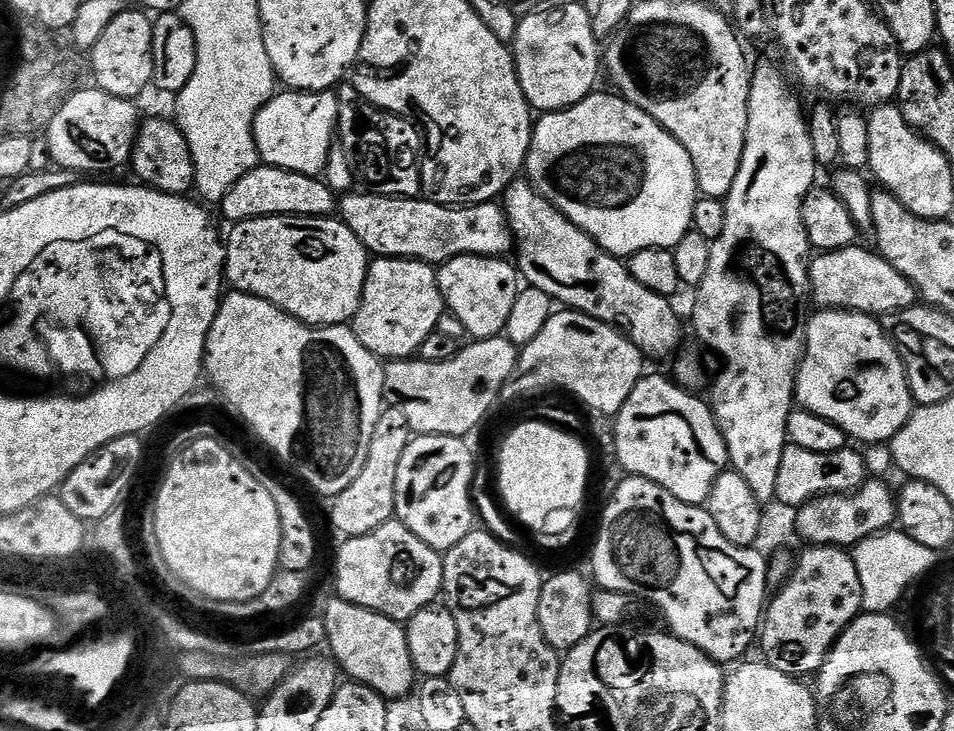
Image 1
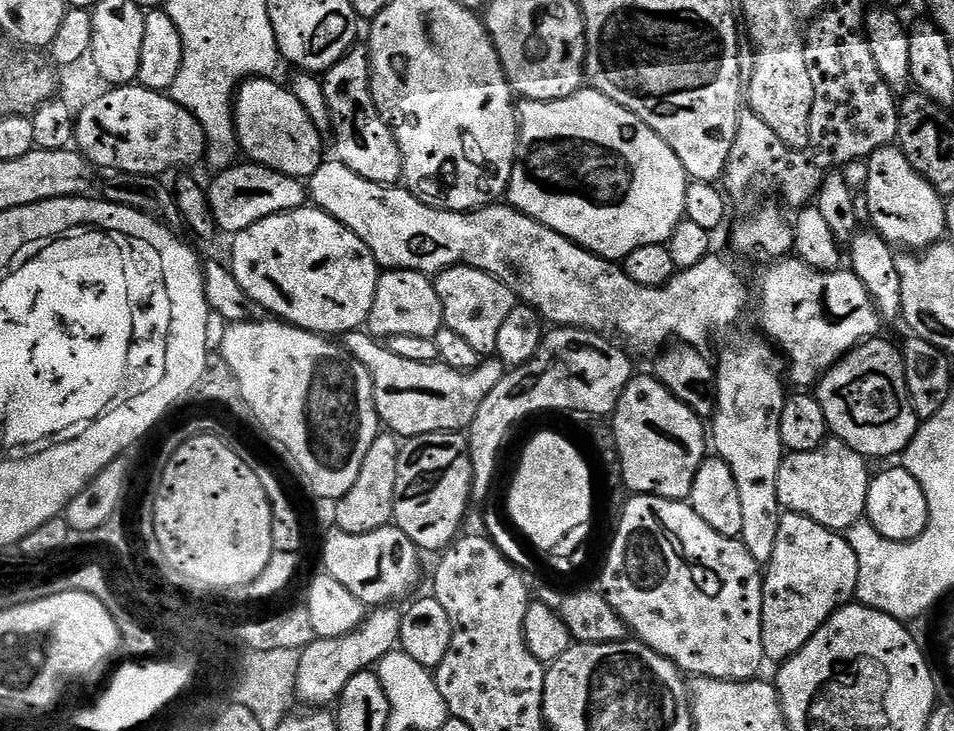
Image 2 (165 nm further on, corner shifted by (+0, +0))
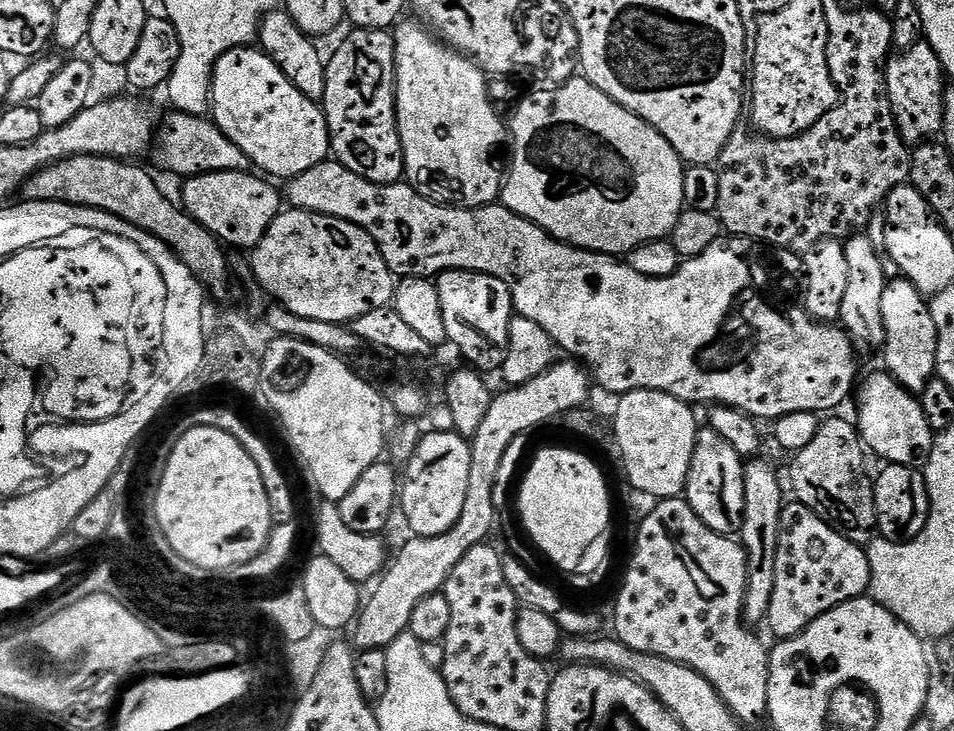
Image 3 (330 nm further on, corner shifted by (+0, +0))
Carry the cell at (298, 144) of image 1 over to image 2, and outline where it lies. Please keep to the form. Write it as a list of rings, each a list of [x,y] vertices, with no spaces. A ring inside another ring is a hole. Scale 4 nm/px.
[[[253,78],[240,85],[234,101],[236,139],[249,161],[263,164],[275,172],[297,178],[311,178],[320,169],[322,137],[314,130],[310,114],[294,98],[291,87],[275,84],[272,78]]]

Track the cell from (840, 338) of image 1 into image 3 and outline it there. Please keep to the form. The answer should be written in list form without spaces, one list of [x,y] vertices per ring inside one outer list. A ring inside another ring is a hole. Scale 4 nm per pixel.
[[[879,370],[859,389],[860,401],[856,404],[854,423],[864,442],[865,449],[881,456],[888,464],[920,466],[927,461],[934,433],[919,399],[907,392],[887,371]]]

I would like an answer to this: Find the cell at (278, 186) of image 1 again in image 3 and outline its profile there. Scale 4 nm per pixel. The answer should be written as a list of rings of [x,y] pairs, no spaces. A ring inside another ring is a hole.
[[[203,172],[200,176],[185,179],[184,200],[182,208],[189,216],[193,216],[206,230],[210,230],[217,240],[236,250],[251,250],[264,237],[266,230],[274,222],[274,218],[282,211],[282,196],[263,175],[252,172]]]

